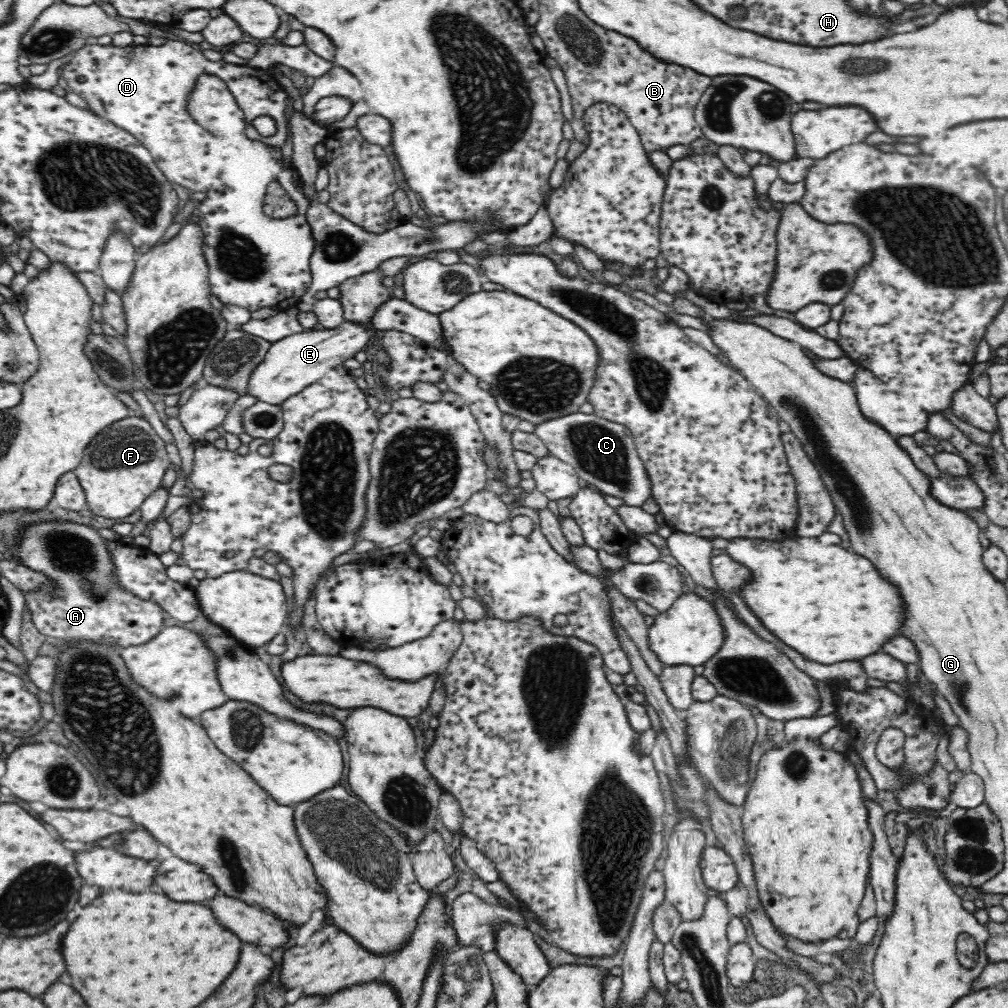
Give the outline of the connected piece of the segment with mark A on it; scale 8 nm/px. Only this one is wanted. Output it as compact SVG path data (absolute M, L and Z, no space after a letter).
M42 520L22 524L14 544L8 546L12 561L46 575L46 586L22 590L34 627L57 641L86 641L119 647L138 646L162 630L162 608L124 590L115 575L108 540L93 526L71 520Z

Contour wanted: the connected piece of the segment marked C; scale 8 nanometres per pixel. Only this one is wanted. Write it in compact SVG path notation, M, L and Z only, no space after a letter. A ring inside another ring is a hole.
M572 413L539 424L535 433L546 444L549 453L574 467L588 486L606 495L622 499L624 505L642 506L653 496L652 481L637 453L630 429L604 420L594 413Z

